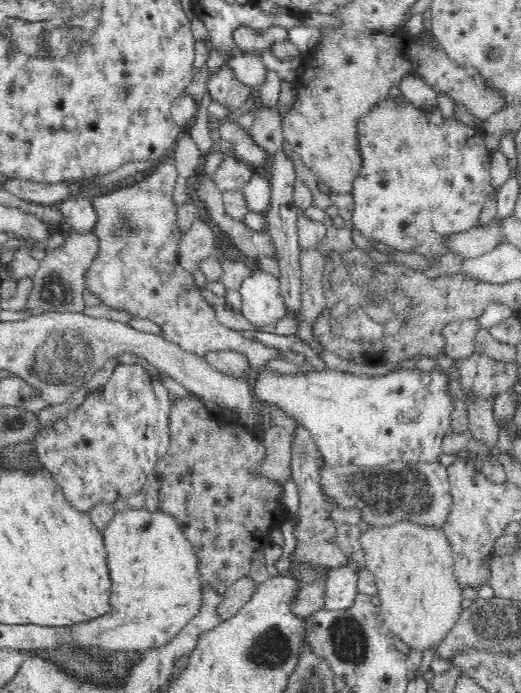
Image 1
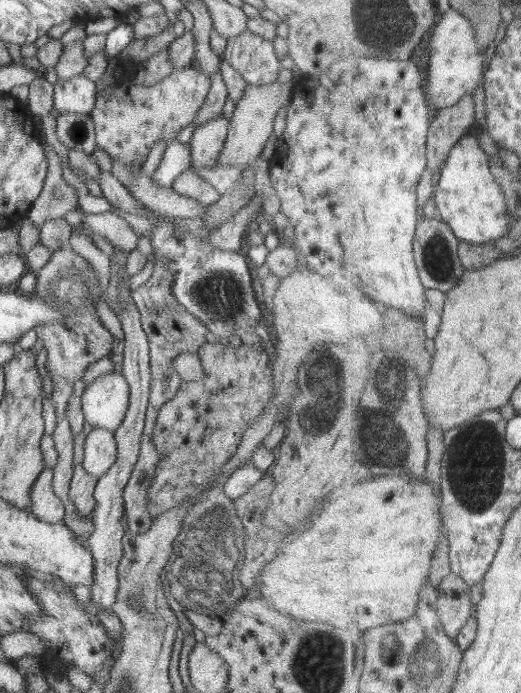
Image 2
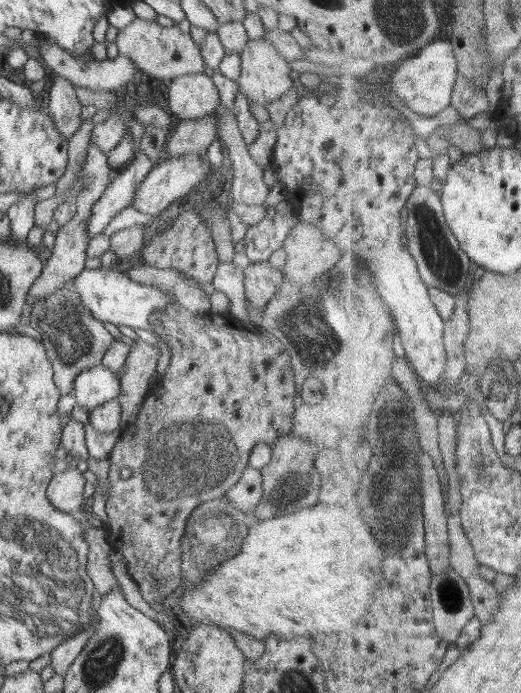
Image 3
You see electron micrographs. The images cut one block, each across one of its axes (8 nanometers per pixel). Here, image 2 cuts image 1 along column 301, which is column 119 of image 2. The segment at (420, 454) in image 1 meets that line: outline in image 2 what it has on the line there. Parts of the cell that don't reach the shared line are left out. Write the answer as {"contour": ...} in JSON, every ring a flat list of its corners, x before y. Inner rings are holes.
{"contour":[[109,372,87,383,80,396,85,422,114,432,128,405,128,386,121,373]]}

